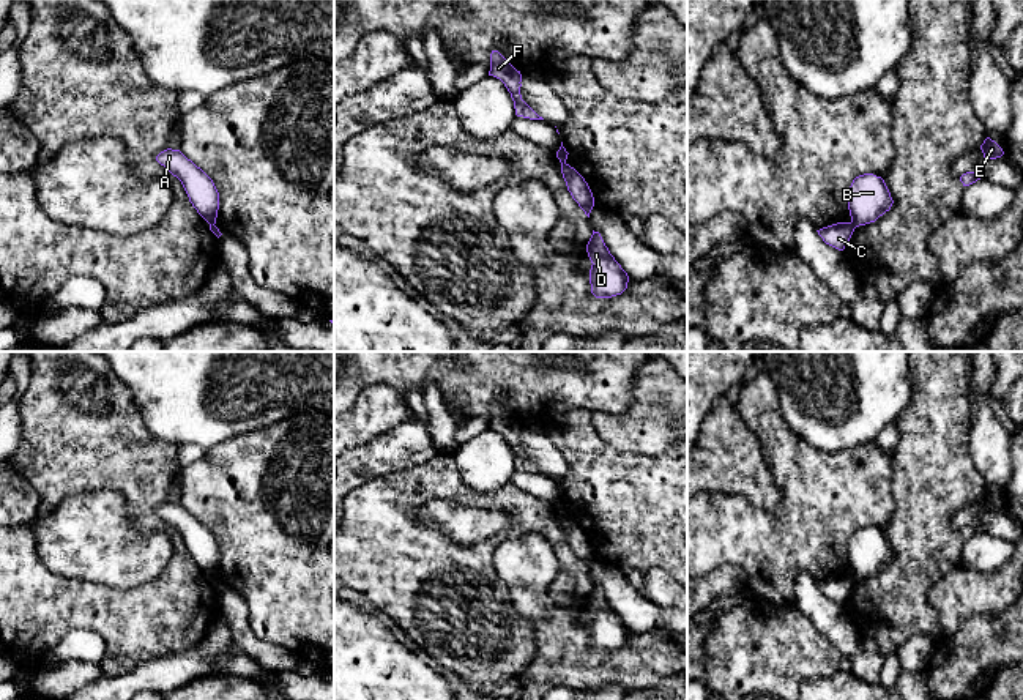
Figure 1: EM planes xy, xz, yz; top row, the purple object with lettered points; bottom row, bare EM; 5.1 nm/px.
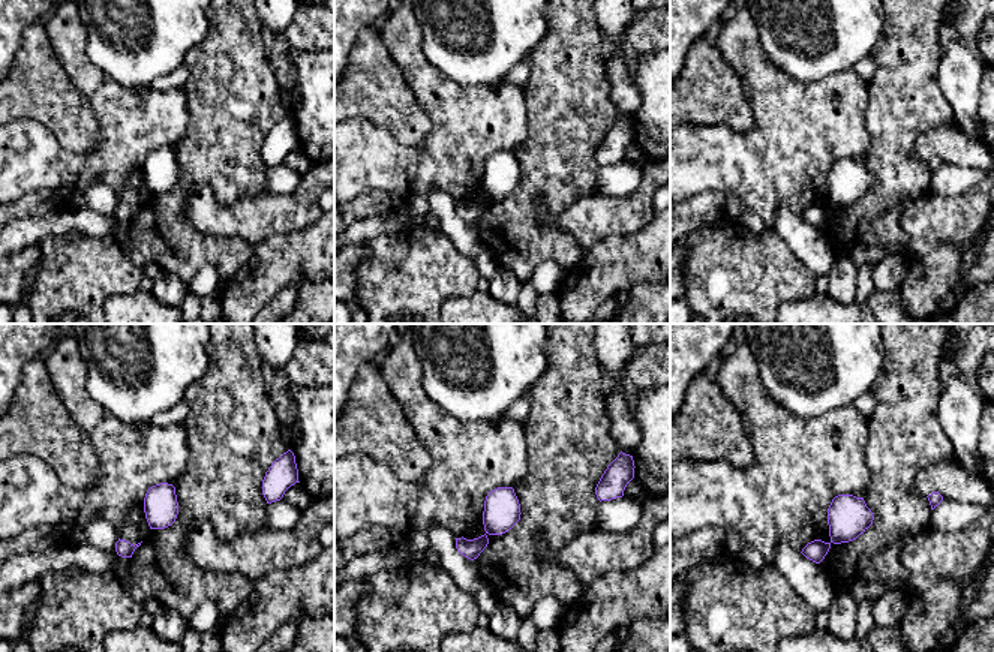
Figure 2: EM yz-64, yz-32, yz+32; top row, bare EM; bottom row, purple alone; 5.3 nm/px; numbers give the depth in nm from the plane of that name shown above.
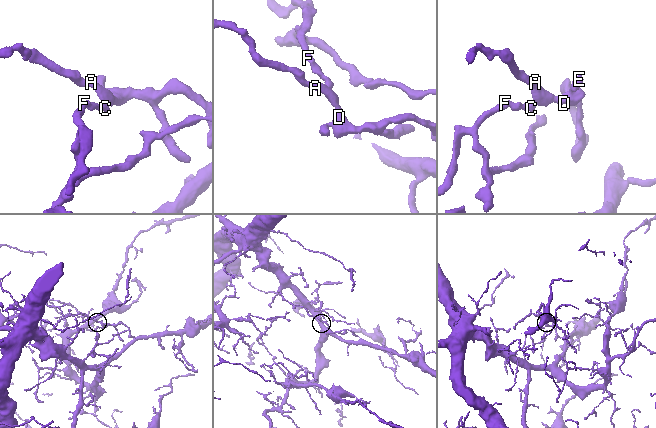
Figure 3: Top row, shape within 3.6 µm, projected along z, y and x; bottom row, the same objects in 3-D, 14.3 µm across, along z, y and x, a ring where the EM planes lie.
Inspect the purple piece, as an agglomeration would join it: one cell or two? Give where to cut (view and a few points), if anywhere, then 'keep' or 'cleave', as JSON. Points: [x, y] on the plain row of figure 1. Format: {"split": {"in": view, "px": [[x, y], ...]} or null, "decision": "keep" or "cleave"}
{"split": {"in": "yz", "px": [[851, 574], [856, 579]]}, "decision": "cleave"}

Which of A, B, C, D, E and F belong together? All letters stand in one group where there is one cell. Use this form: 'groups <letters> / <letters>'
groups A B D E / C F

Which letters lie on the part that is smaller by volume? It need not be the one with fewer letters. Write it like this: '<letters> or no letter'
C, F

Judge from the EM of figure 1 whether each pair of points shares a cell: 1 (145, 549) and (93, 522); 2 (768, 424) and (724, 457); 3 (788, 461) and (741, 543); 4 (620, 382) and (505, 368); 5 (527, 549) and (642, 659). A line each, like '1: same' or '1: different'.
1: same
2: different
3: same
4: same
5: same

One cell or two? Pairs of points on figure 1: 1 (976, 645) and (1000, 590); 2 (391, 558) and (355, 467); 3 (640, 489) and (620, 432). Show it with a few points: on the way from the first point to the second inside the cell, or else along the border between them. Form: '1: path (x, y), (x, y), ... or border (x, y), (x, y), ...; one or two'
1: border (1006, 609), (998, 615); two
2: border (396, 470), (374, 476), (350, 491); two
3: border (595, 432), (620, 450), (664, 450); two

